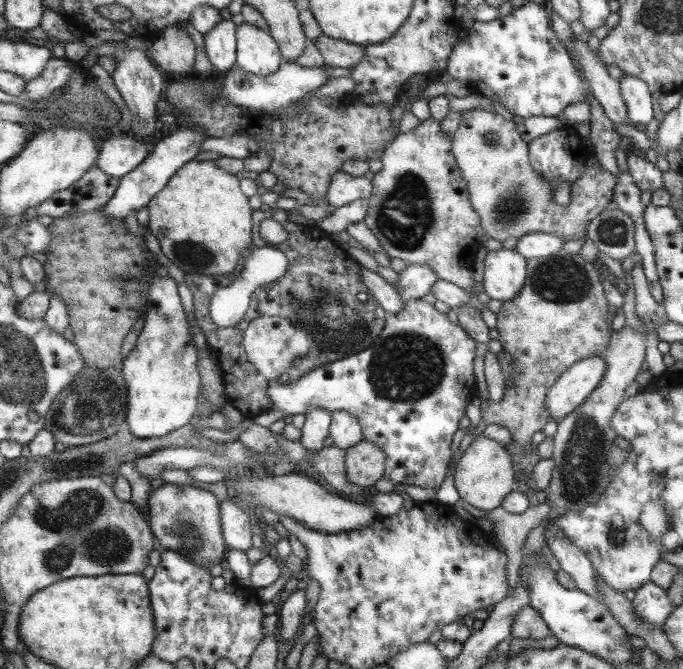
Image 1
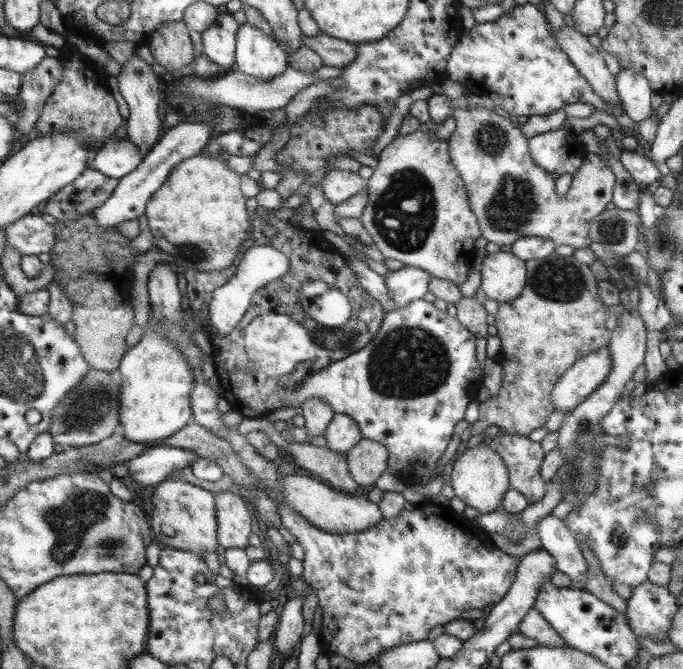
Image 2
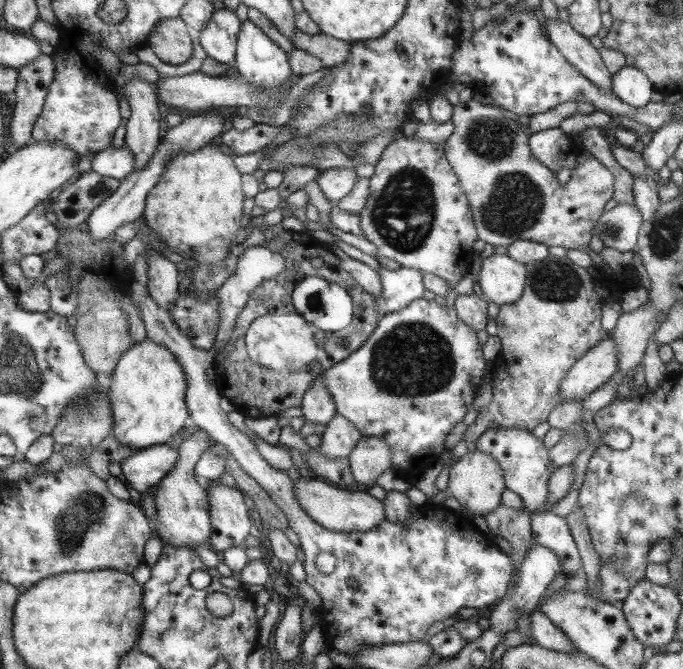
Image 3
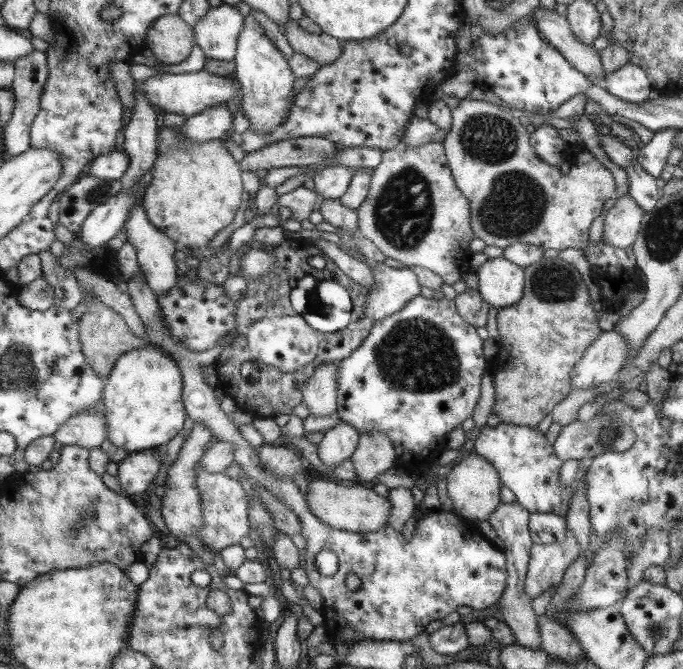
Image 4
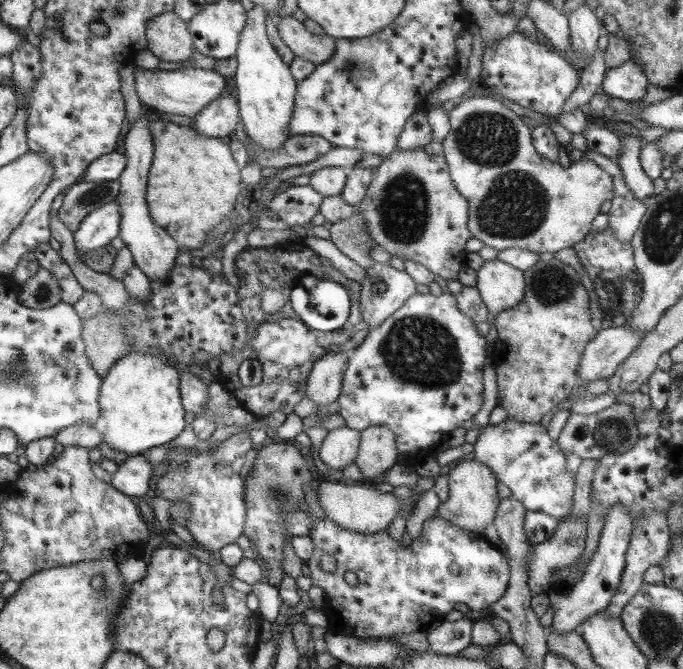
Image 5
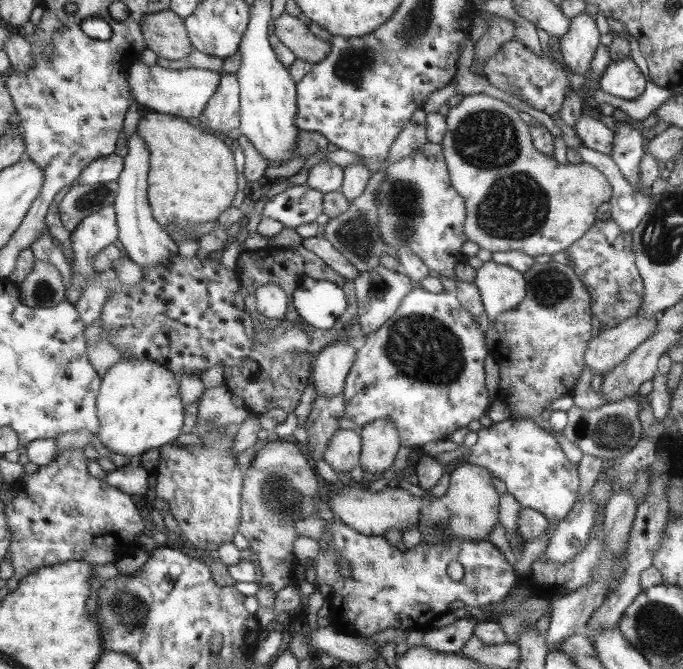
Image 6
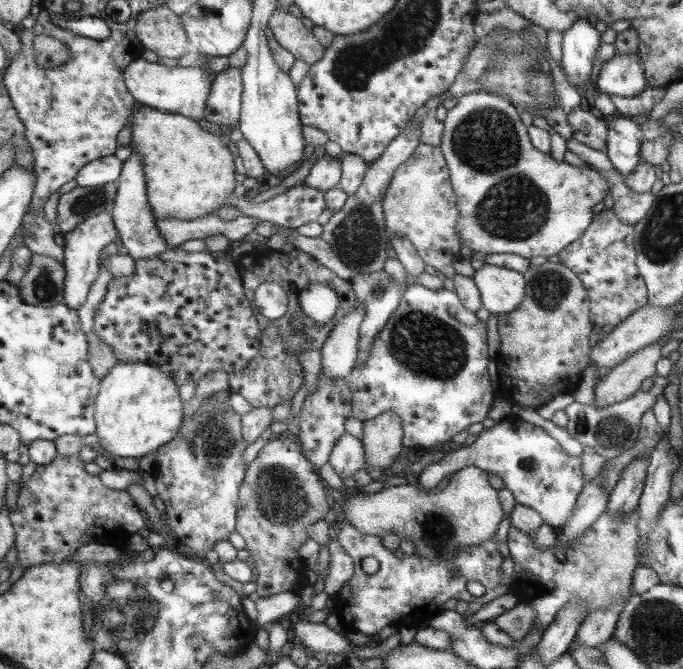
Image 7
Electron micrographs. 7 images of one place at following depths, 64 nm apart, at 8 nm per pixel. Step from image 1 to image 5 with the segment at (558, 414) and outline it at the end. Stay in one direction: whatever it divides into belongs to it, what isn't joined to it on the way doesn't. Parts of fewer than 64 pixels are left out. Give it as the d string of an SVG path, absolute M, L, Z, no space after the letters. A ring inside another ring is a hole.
M625 323L601 330L581 356L578 371L581 384L611 379L620 364L639 345L642 336L635 330L631 332L631 327L625 326Z

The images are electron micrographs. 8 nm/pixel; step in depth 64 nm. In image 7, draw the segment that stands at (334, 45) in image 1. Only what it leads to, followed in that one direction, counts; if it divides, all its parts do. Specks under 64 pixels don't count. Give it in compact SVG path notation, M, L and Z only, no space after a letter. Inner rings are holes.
M279 6L272 12L268 26L273 39L287 49L293 58L312 65L324 55L325 46L303 26L299 18Z

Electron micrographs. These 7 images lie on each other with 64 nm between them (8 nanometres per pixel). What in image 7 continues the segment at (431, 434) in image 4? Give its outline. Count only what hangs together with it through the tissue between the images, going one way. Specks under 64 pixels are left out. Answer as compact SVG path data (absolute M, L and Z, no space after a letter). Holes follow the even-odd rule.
M424 283L407 284L397 308L393 309L385 327L369 347L367 359L361 367L352 368L345 379L352 398L350 416L363 422L383 412L392 412L400 416L404 446L429 452L429 446L451 441L457 432L475 426L475 422L481 423L487 416L493 404L491 382L485 370L487 364L485 324L464 308L456 292L443 287L431 289Z

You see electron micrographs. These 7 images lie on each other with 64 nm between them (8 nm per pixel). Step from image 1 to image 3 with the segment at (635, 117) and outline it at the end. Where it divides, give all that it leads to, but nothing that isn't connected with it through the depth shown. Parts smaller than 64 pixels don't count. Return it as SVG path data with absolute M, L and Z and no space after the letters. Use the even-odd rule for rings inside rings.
M625 65L610 76L610 90L631 108L643 108L649 103L652 83L638 68Z

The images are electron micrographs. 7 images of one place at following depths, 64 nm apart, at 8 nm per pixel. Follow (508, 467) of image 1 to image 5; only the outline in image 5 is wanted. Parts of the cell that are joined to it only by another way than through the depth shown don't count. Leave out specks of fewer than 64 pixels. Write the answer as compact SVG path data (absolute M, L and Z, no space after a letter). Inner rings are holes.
M471 456L465 457L462 463L446 472L448 473L447 498L443 502L439 501L430 518L451 521L457 528L463 528L465 532L483 535L485 526L493 522L493 516L496 516L501 499L494 473L487 465Z

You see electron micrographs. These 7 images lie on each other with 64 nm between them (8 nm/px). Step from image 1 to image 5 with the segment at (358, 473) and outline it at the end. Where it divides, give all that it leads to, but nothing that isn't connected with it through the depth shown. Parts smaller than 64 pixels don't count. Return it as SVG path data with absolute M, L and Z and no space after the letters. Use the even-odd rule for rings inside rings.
M385 425L364 428L360 432L360 449L357 452L355 466L364 479L378 479L397 458L396 436Z

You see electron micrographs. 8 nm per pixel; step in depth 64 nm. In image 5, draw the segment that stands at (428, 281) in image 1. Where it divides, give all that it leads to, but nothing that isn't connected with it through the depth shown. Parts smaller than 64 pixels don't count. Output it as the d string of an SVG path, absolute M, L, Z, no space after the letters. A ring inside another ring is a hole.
M372 261L364 271L365 278L357 283L360 286L358 304L363 323L371 329L389 318L403 305L403 301L415 292L415 284L405 271L395 269L391 263L383 264Z

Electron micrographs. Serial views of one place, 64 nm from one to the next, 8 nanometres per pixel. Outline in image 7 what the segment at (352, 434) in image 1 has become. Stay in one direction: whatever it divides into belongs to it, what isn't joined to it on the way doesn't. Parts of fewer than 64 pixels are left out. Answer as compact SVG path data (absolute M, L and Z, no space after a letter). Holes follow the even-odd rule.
M343 433L337 439L333 451L329 453L328 465L341 478L351 478L365 468L364 446L355 436Z

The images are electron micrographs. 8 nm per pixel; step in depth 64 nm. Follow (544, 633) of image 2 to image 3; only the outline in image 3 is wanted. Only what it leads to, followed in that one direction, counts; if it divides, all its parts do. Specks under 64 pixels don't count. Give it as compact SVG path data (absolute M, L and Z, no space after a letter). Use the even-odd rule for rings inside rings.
M539 610L531 611L530 631L535 639L535 645L541 648L549 648L555 652L577 651L574 642Z

